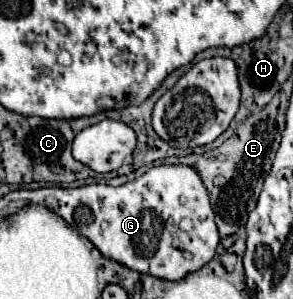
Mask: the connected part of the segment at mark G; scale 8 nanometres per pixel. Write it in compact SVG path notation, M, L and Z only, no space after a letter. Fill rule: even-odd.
M157 165L151 167L143 177L125 183L121 187L95 183L75 189L61 189L61 187L43 189L43 205L47 205L47 209L51 209L53 213L61 215L73 229L77 229L77 233L87 237L105 257L133 271L147 273L159 279L179 281L181 277L185 277L185 273L193 273L201 269L213 259L215 249L219 245L219 233L209 203L209 193L199 173L189 165ZM181 219L191 219L193 231L181 231L179 227Z

